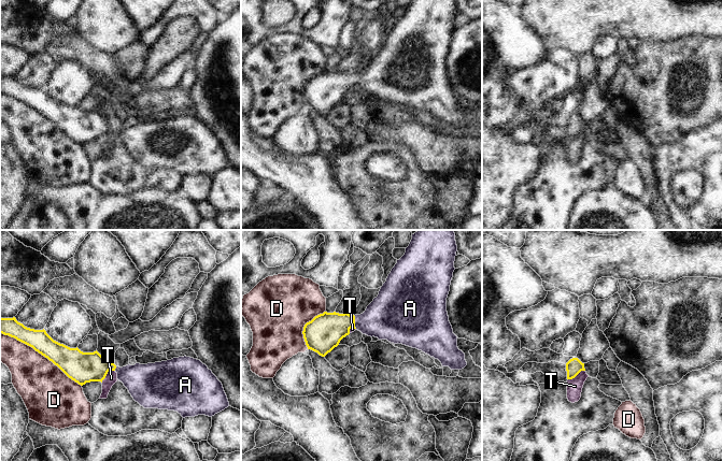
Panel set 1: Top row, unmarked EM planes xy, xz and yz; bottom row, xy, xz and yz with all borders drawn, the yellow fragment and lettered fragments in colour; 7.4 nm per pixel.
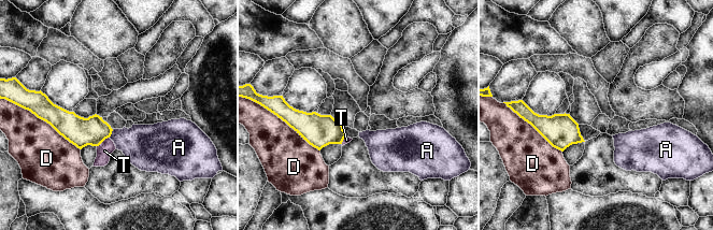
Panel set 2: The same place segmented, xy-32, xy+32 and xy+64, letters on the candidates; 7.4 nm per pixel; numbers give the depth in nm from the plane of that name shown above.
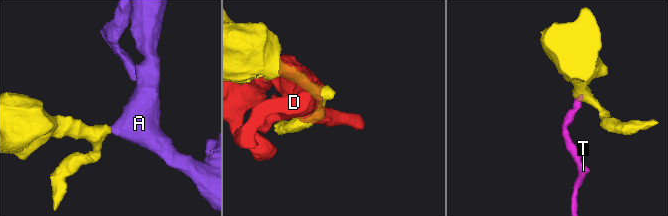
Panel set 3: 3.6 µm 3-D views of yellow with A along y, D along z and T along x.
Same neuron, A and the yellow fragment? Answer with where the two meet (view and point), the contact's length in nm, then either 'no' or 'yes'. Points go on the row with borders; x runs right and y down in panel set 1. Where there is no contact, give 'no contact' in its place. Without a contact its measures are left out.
meets yellow in xz at (354, 322); contact 100 nm long; yes

